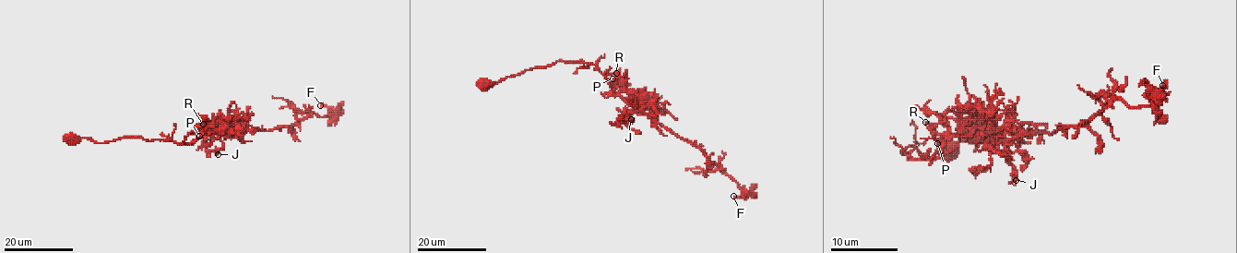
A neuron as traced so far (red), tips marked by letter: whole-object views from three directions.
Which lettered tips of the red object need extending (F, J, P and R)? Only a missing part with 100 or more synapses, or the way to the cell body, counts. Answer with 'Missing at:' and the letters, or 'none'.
Missing at: none

